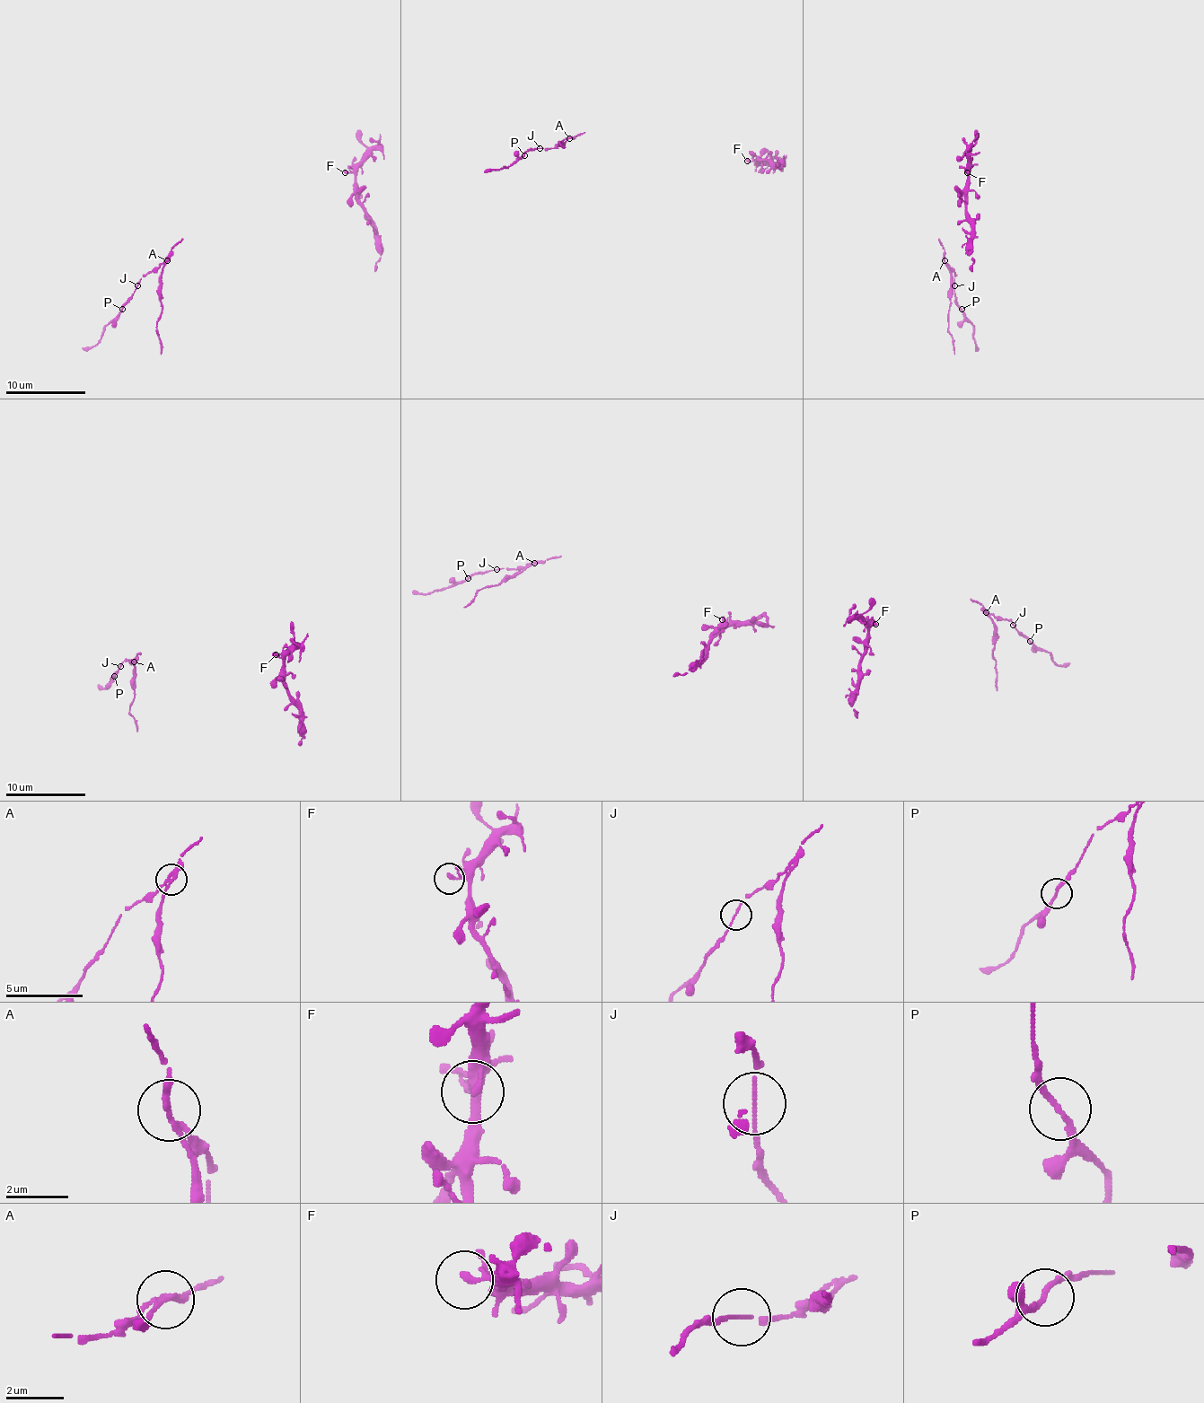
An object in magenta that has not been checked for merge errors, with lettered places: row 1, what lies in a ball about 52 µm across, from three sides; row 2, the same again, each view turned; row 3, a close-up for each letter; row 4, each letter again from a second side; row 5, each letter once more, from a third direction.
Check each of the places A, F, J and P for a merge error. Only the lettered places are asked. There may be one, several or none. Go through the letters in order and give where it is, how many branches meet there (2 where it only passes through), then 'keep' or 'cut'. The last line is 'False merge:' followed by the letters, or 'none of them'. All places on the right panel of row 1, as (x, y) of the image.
A: at (944, 260); 2 branches meet; cut
F: at (967, 172); 1 branches meet; keep
J: at (954, 285); 2 branches meet; keep
P: at (962, 309); 2 branches meet; keep
False merge: A

